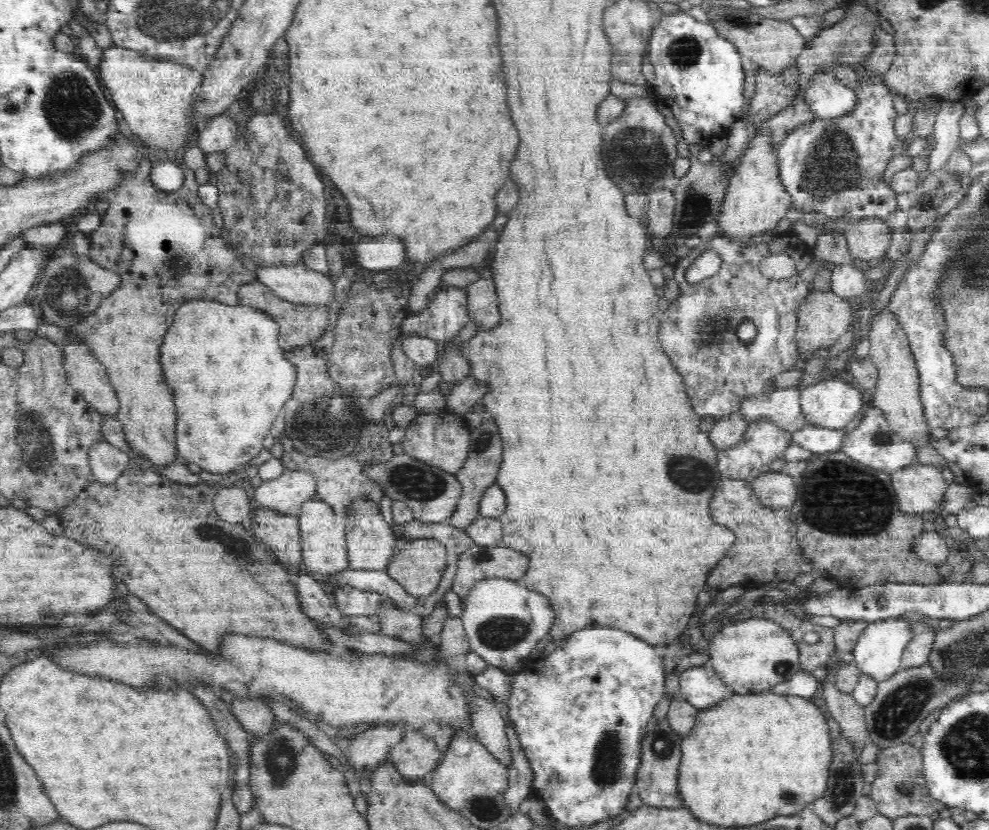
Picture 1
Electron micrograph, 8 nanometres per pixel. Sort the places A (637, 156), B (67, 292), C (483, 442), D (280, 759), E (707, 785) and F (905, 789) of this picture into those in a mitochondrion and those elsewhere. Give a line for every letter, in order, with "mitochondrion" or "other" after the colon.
A: mitochondrion
B: mitochondrion
C: mitochondrion
D: mitochondrion
E: other
F: mitochondrion

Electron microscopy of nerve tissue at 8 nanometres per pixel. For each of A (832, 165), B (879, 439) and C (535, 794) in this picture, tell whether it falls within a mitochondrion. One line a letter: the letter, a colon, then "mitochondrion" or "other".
A: mitochondrion
B: mitochondrion
C: other

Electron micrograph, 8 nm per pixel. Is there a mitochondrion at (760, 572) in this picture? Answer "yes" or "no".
no

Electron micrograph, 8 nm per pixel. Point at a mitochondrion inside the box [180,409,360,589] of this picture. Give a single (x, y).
(229, 541)

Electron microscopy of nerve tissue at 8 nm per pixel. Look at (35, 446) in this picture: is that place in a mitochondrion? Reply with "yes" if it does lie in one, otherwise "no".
yes

